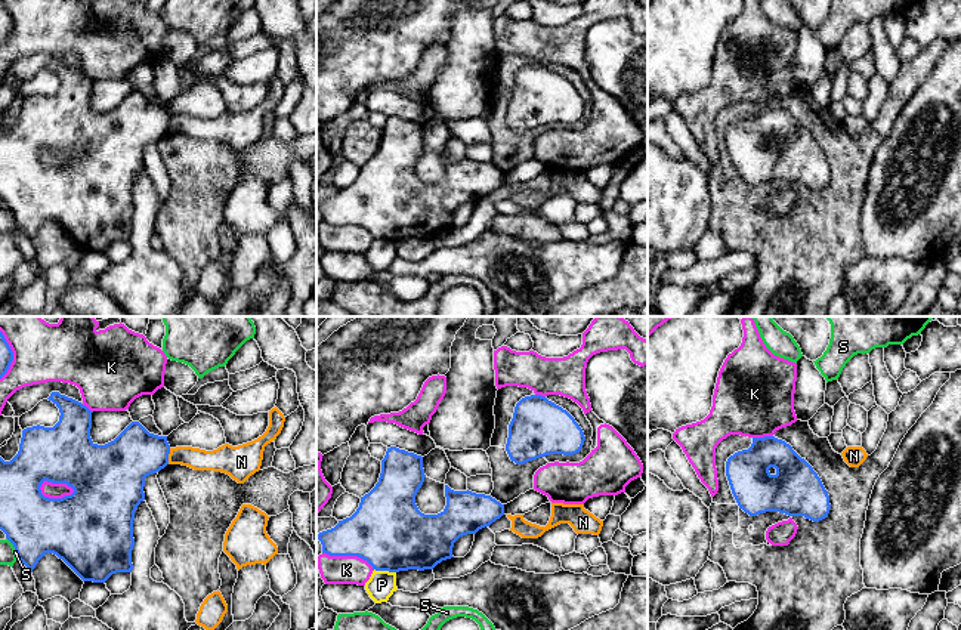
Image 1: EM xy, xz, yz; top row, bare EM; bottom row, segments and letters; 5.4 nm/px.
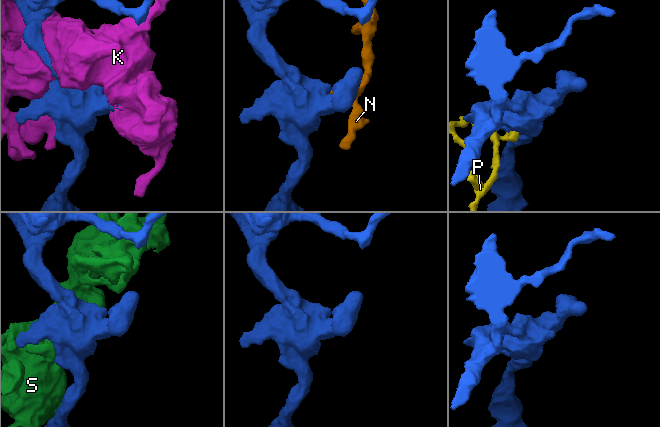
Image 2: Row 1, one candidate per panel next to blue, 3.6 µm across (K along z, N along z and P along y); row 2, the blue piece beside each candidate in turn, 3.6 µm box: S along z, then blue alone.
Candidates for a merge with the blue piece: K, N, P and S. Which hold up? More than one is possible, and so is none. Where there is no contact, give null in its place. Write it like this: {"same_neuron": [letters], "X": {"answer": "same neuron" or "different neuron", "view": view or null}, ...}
{"same_neuron": [], "K": {"answer": "different neuron", "view": "xy"}, "N": {"answer": "different neuron", "view": "xy"}, "P": {"answer": "different neuron", "view": "xz"}, "S": {"answer": "different neuron", "view": "xy"}}

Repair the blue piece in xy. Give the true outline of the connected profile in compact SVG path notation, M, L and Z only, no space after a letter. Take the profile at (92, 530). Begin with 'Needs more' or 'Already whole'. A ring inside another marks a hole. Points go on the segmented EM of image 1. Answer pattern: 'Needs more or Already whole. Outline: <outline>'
Already whole. Outline: M59 392L47 399L59 408L59 421L53 427L24 429L18 454L10 461L0 457L0 529L31 572L46 553L62 559L83 581L105 583L112 574L132 572L135 512L145 500L145 478L169 464L167 436L149 433L139 421L132 421L114 441L98 445L90 438L93 411ZM44 481L67 484L74 492L62 498L44 497L40 490Z

